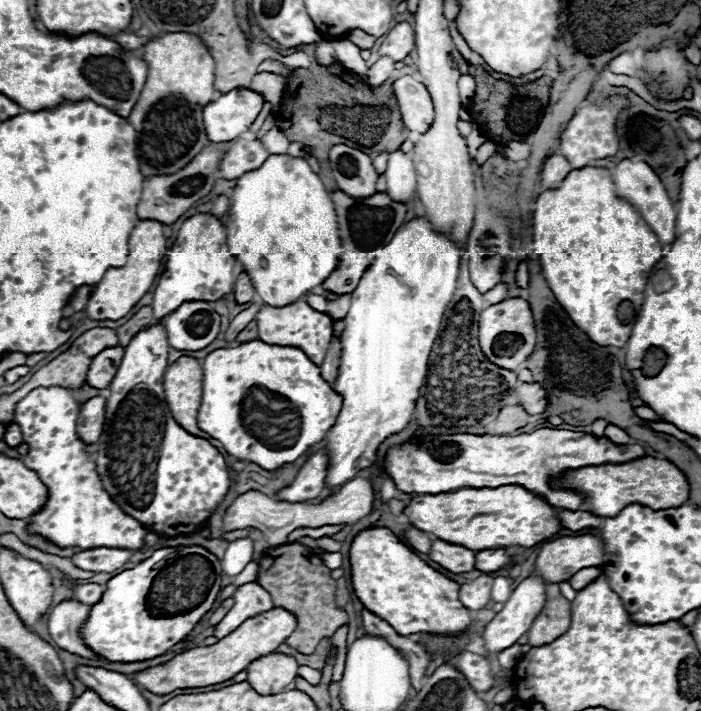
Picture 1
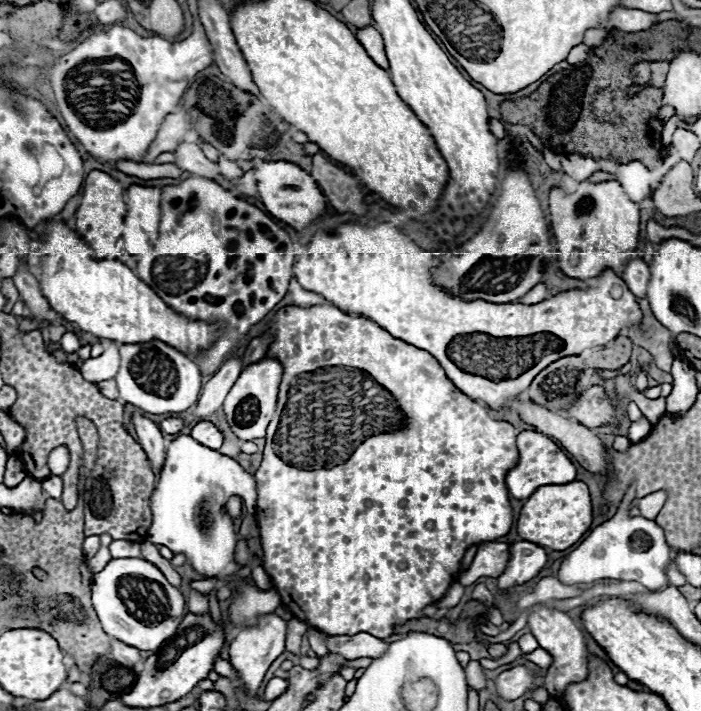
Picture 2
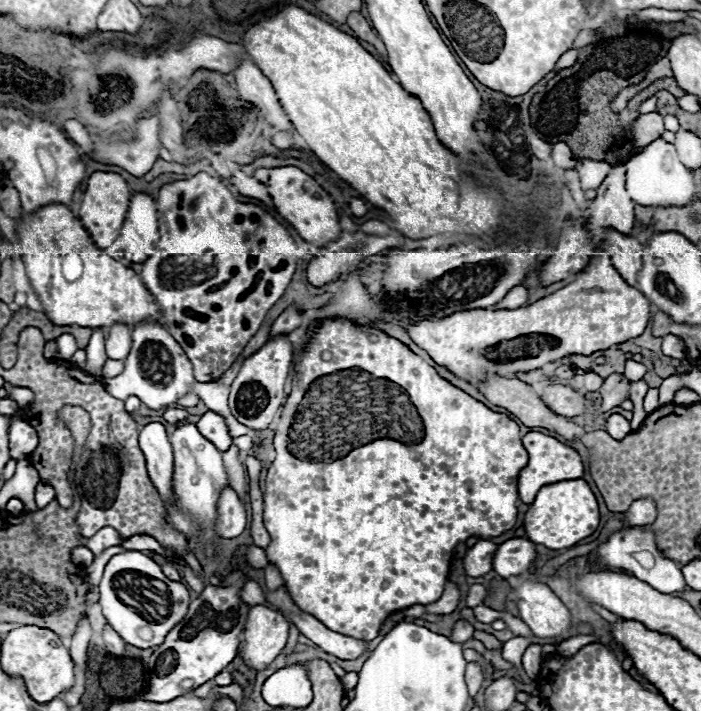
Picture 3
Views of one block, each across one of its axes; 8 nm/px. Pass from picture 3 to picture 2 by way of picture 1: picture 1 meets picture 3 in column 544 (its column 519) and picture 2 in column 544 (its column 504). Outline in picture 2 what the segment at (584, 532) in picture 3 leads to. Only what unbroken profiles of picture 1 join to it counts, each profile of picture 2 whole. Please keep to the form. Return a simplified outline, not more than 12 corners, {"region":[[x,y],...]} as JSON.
{"region":[[580,480],[540,486],[518,518],[522,540],[550,550],[592,524]]}

